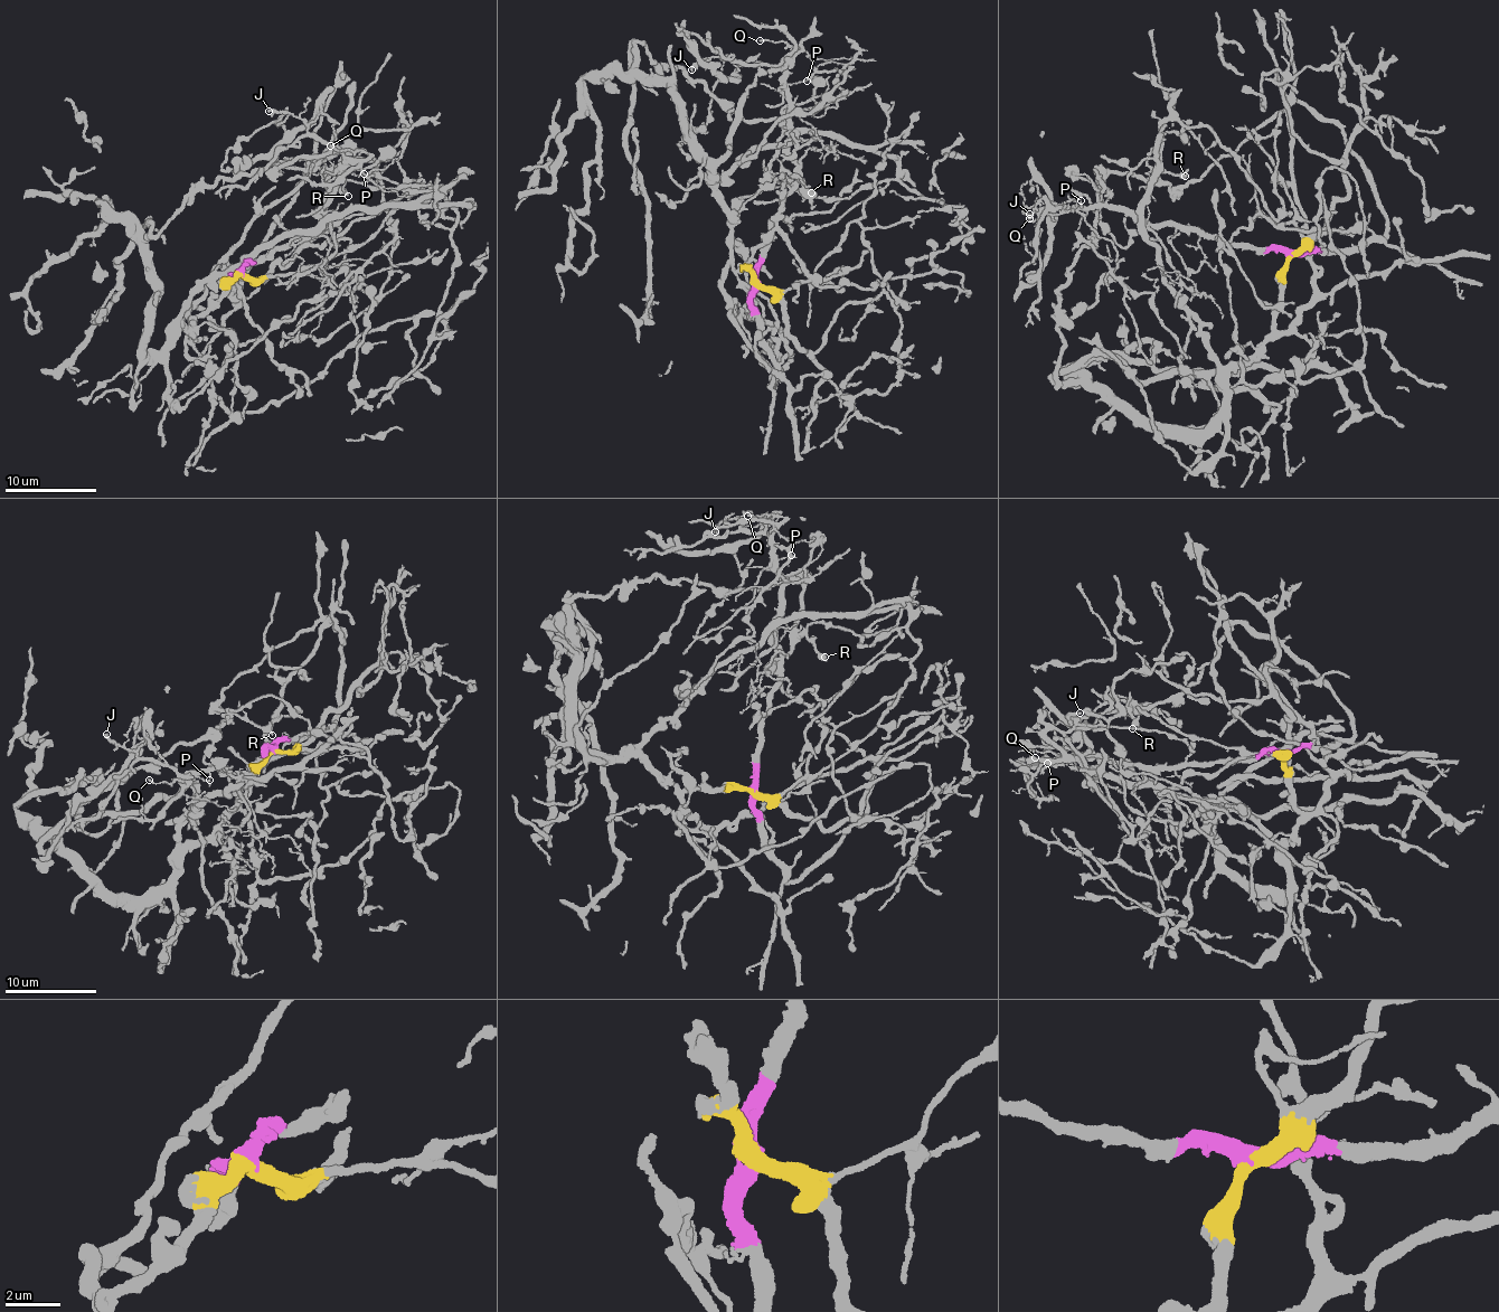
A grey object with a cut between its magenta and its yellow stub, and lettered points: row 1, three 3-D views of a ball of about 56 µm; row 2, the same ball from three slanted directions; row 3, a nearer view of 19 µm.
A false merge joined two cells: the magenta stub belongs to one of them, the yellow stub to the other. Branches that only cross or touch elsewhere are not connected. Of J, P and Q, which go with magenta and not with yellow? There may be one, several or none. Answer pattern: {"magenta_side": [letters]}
{"magenta_side": ["J", "P", "Q"]}

